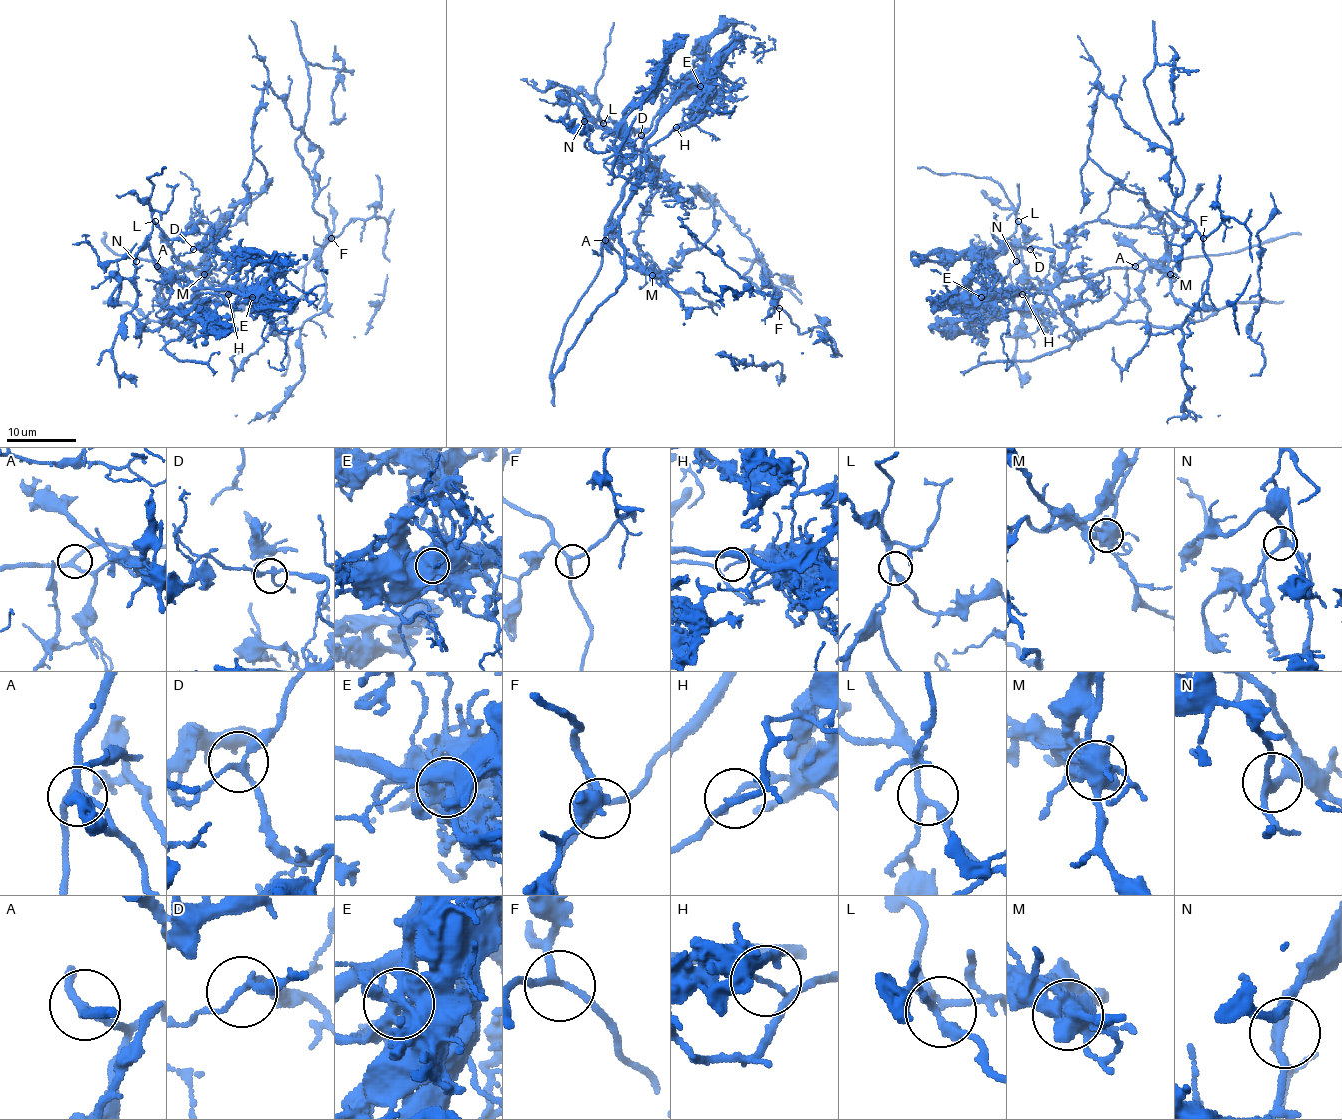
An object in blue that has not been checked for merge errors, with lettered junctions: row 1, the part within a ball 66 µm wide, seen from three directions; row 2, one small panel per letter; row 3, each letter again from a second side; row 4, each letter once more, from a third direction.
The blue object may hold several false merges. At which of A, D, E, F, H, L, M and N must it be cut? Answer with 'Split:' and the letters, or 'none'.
Split: E, H, M

